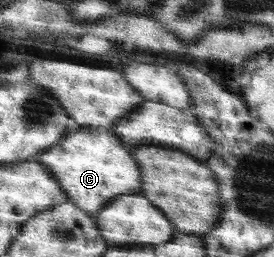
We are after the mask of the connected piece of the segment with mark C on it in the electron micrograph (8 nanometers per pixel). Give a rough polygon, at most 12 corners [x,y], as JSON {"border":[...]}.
{"border":[[75,127],[35,159],[93,215],[143,194],[111,128]]}

